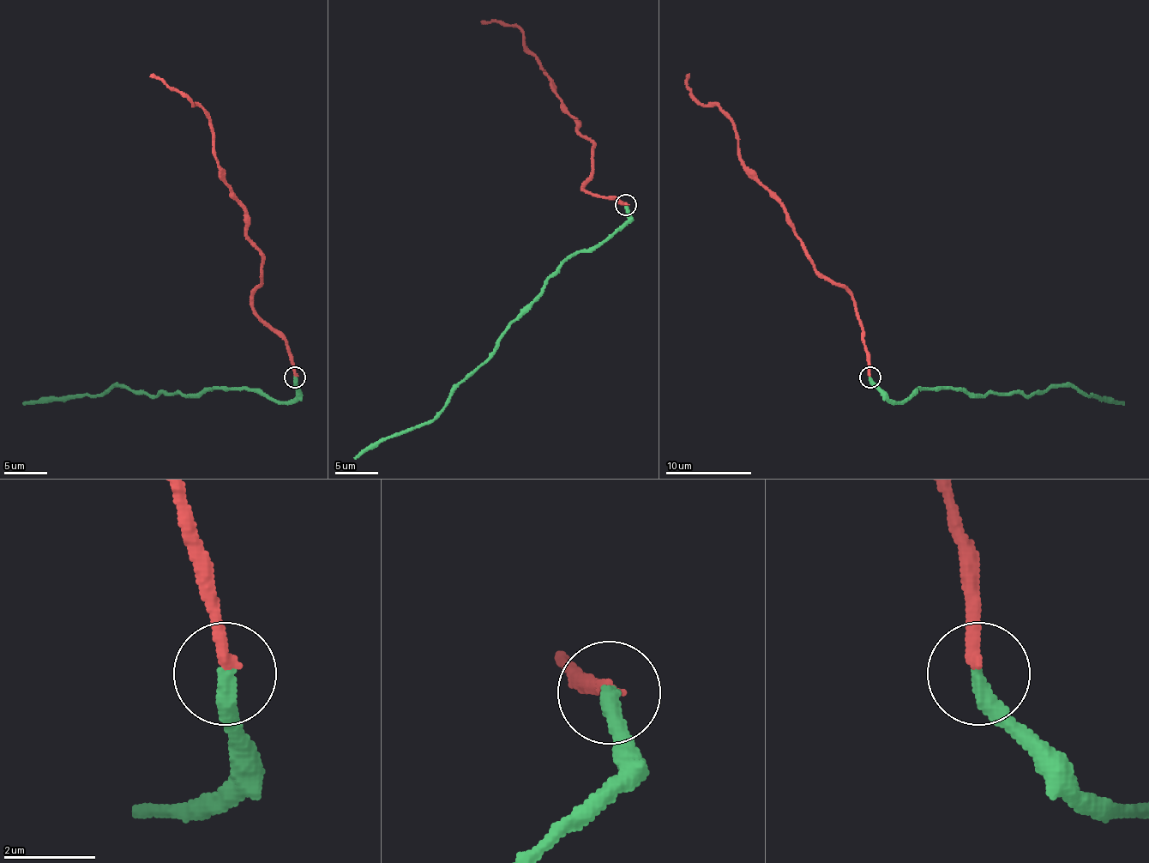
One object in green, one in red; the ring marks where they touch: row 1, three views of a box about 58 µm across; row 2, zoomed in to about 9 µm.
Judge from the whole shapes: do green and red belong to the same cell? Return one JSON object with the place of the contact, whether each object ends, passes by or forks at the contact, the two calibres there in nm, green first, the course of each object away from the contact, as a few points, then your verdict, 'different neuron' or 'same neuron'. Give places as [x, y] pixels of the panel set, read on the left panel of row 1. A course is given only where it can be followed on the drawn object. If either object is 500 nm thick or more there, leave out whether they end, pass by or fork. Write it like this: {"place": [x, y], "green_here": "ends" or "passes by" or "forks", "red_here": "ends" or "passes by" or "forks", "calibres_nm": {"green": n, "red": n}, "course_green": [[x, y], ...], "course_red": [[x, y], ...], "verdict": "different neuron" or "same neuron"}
{"place": [295, 377], "green_here": "ends", "red_here": "ends", "calibres_nm": {"green": 360, "red": 280}, "course_green": [[294, 377], [297, 395], [288, 401], [236, 388], [137, 395], [109, 386], [100, 395], [49, 396], [23, 405]], "course_red": [[294, 375], [292, 353], [255, 312], [262, 255], [247, 235], [245, 207], [214, 158], [210, 117], [150, 74]], "verdict": "same neuron"}

